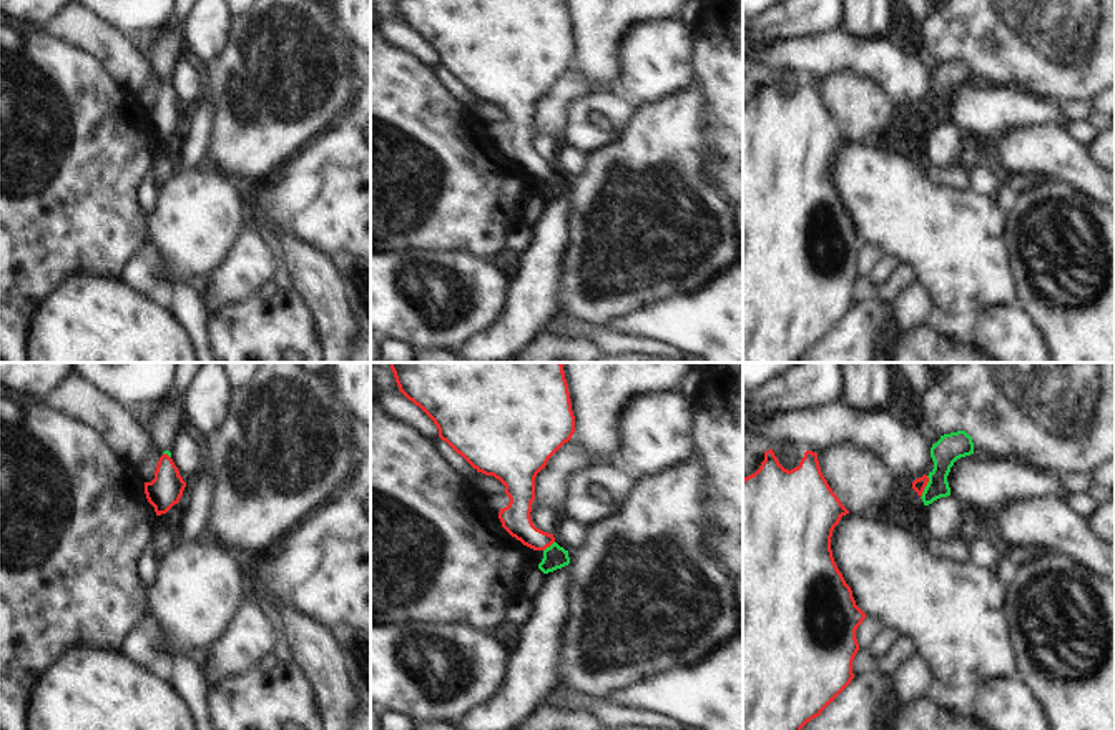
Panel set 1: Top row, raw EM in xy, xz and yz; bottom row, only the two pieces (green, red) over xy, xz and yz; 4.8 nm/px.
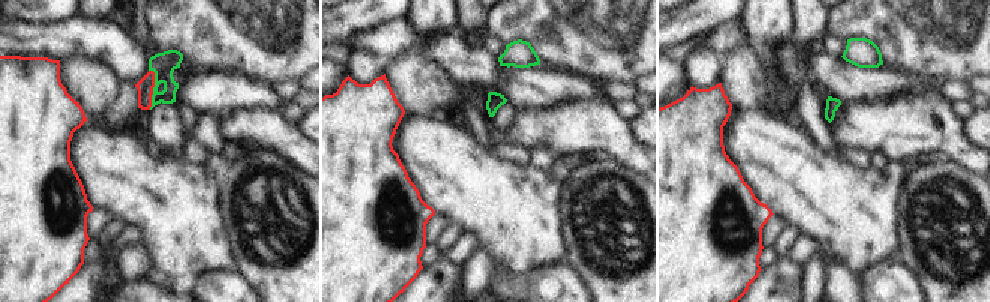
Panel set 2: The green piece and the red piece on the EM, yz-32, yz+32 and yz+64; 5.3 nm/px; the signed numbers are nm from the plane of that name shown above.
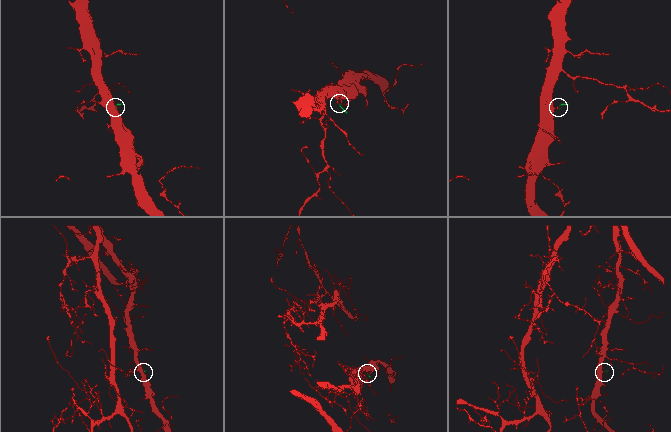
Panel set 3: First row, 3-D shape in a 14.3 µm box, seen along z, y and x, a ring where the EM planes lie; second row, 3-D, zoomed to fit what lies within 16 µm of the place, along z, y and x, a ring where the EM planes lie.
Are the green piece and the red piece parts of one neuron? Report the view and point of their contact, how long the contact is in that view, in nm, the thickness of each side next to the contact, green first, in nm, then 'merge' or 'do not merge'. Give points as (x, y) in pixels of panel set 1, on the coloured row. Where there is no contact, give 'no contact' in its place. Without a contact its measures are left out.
meets green in yz at (926, 488); contact 120 nm long; 140 nm thick on the green side, 70 nm on the other; merge

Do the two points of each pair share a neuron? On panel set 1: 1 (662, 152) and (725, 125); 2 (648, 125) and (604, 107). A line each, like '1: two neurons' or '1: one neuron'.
1: two neurons
2: two neurons

